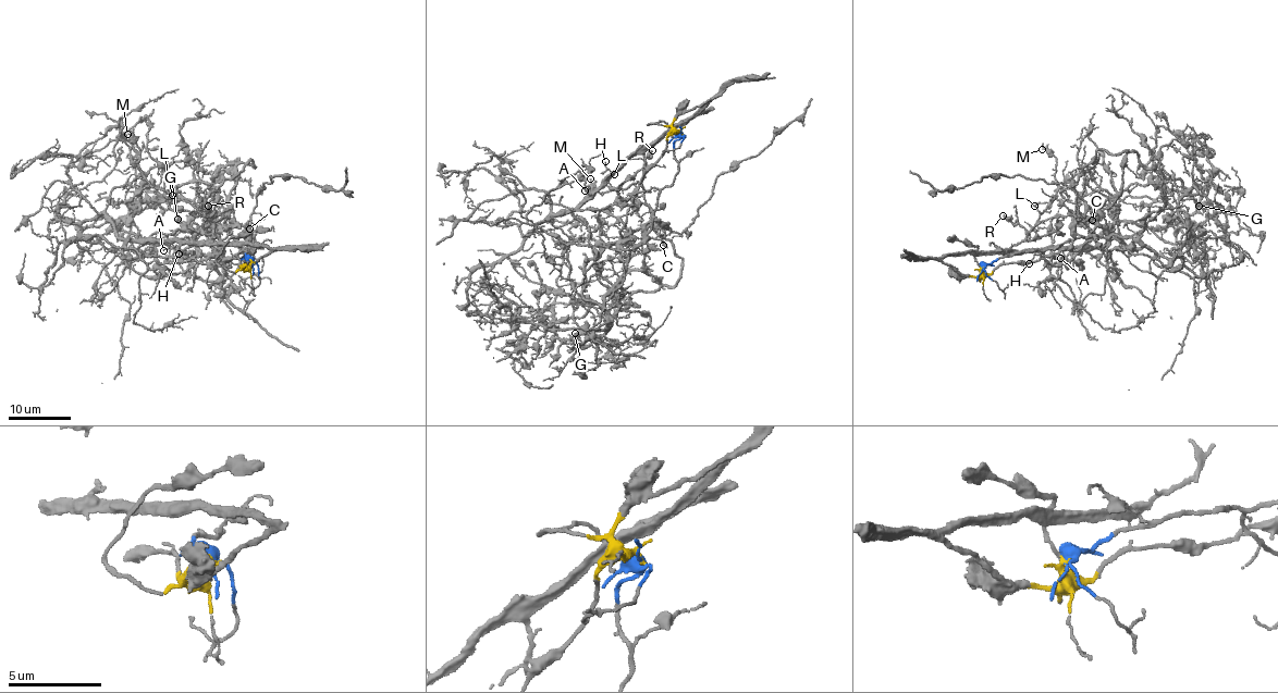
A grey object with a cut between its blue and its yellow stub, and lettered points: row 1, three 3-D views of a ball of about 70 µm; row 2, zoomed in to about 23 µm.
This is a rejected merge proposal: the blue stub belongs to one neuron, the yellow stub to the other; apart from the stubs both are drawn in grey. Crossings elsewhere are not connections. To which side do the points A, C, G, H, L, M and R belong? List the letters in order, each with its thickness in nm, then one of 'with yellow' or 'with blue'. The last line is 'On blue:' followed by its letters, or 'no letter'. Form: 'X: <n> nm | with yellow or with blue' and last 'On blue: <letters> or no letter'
A: 110 nm | with yellow
C: 120 nm | with blue
G: 100 nm | with blue
H: 110 nm | with yellow
L: 100 nm | with yellow
M: 80 nm | with yellow
R: 360 nm | with yellow
On blue: C, G

